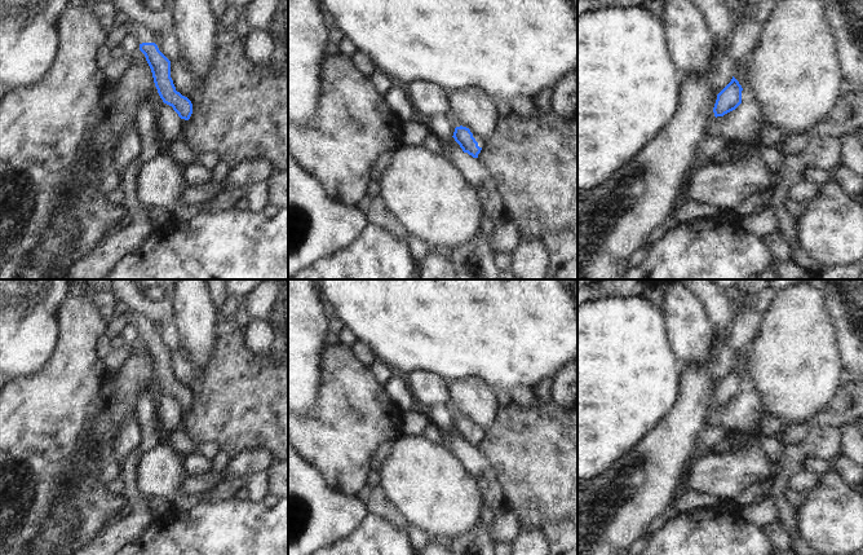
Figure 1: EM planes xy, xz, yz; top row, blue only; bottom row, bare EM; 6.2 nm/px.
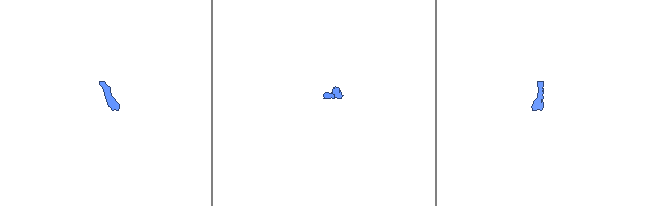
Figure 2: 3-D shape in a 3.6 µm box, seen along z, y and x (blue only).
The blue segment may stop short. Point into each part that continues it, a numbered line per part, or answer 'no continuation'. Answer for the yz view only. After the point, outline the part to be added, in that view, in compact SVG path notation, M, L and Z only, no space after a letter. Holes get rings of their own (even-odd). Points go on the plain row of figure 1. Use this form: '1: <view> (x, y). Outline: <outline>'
no continuation

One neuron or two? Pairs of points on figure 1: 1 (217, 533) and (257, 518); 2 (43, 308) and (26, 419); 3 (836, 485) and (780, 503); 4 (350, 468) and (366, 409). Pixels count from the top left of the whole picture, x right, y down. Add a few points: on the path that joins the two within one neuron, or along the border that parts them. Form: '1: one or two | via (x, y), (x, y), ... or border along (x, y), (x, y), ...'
1: one | via (228, 533), (242, 533), (247, 528)
2: two | border along (53, 352), (38, 371), (13, 380)
3: two | border along (796, 509), (800, 533), (804, 538)
4: one | via (350, 454), (352, 423)

